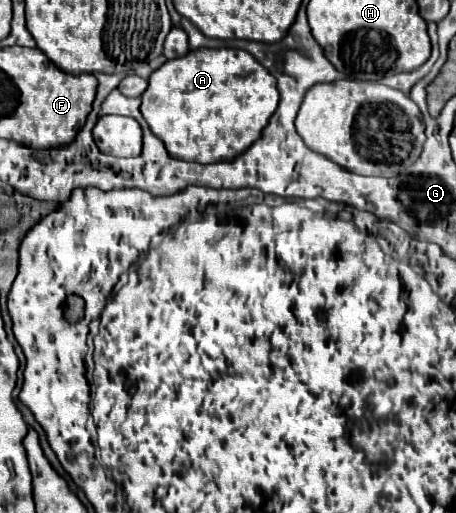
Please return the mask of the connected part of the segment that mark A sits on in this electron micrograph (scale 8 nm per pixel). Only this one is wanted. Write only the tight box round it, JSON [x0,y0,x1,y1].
[141,49,279,163]

